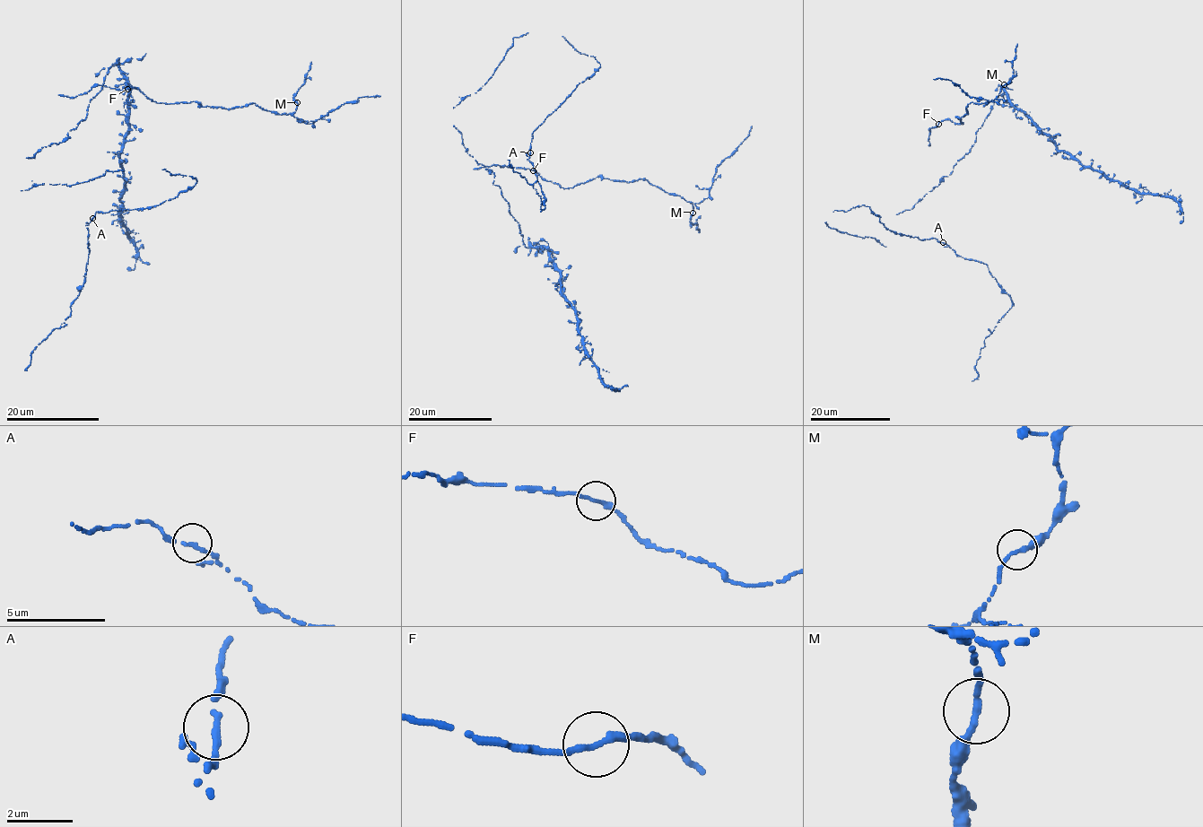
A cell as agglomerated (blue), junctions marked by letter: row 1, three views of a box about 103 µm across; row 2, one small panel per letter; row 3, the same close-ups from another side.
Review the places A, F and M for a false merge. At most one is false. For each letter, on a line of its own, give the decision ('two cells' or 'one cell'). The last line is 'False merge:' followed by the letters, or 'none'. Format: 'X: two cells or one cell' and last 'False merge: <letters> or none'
A: one cell
F: one cell
M: one cell
False merge: none

